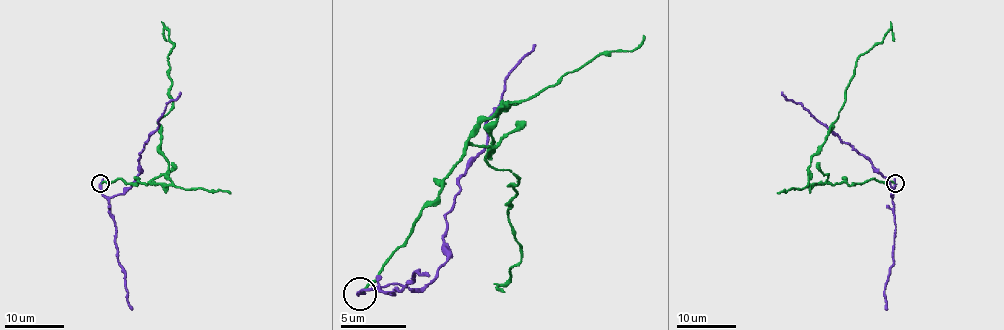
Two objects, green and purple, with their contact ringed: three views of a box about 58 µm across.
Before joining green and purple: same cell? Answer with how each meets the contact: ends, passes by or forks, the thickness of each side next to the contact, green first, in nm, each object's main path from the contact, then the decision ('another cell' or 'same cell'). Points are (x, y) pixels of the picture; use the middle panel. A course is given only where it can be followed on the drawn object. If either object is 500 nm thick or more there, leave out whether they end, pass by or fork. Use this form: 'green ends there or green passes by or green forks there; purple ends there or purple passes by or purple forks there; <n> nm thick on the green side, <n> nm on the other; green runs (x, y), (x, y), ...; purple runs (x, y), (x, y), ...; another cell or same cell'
green ends there; purple ends there; 150 nm thick on the green side, 320 nm on the other; green runs (361, 294), (465, 141), (510, 102), (491, 125), (487, 161), (517, 177), (507, 209), (520, 262), (504, 291); purple runs (361, 294), (374, 288), (429, 284), (445, 262), (445, 213), (487, 141), (487, 118), (504, 76), (533, 43); another cell

